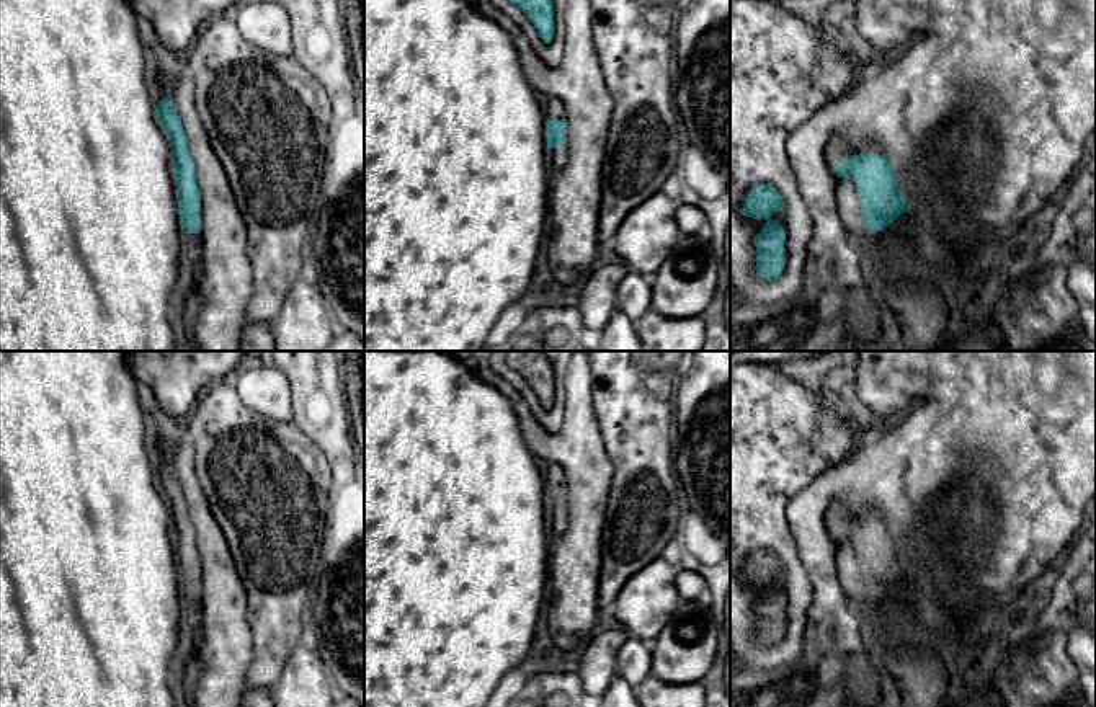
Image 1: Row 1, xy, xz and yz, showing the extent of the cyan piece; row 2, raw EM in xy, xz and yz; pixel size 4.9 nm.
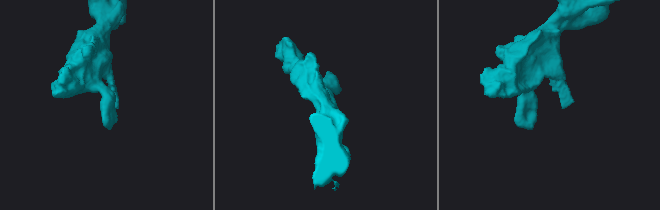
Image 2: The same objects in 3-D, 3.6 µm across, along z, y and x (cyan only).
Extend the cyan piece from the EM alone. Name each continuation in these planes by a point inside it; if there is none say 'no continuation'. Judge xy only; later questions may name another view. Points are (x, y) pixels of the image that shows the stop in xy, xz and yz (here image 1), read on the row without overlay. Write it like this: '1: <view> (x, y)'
1: xy (193, 606)

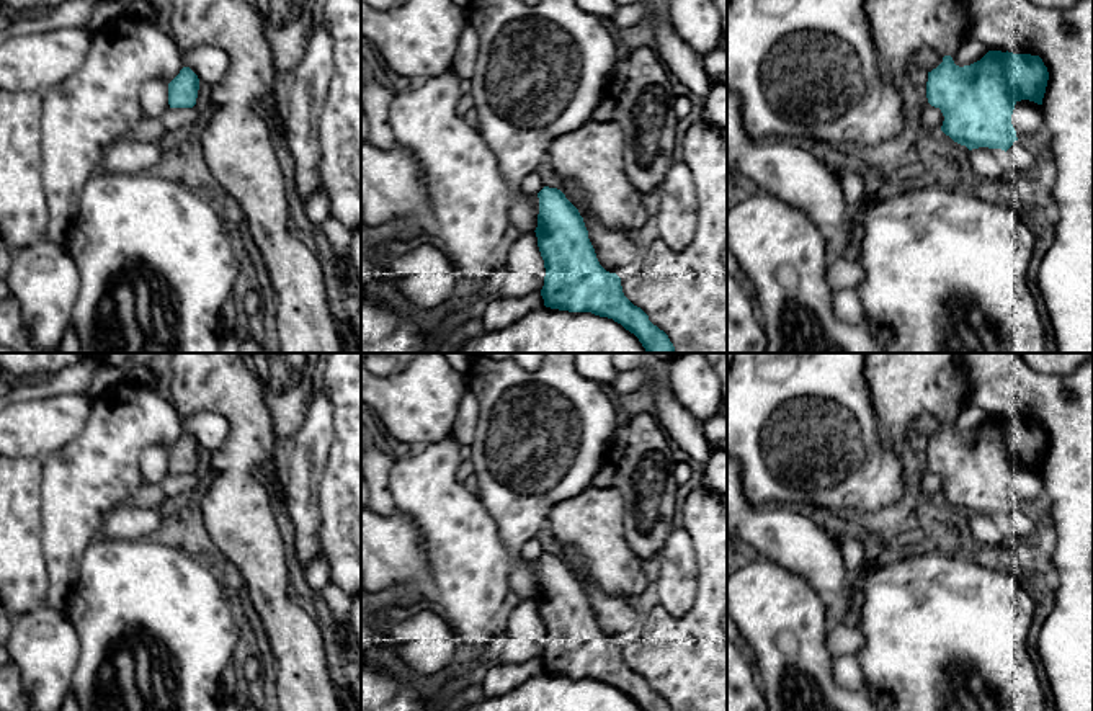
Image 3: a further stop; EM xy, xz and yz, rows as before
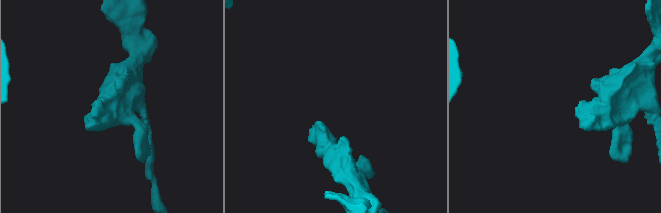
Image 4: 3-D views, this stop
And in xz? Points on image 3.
no continuation

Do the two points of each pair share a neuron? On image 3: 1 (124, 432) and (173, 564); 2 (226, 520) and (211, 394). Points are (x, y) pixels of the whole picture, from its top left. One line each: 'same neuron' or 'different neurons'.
1: different neurons
2: same neuron

